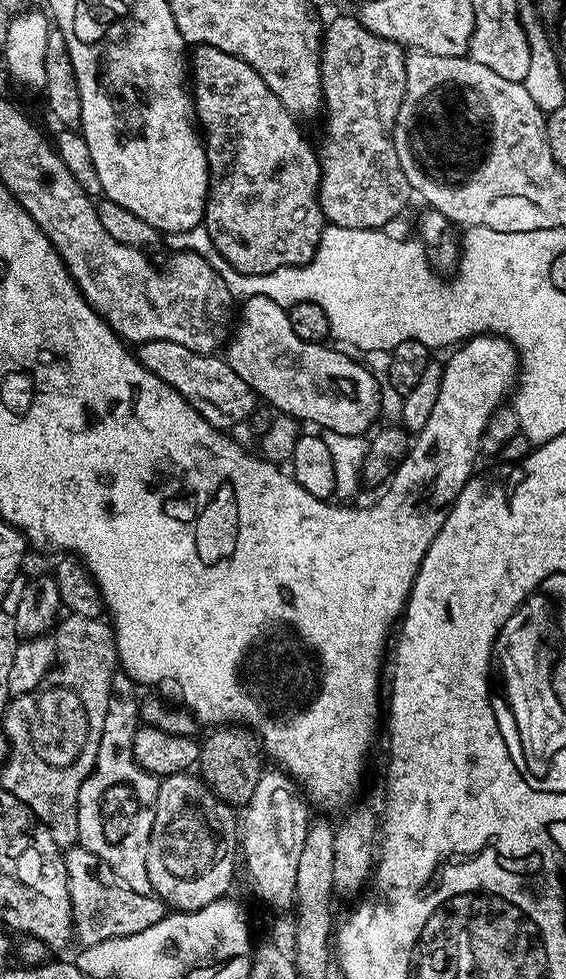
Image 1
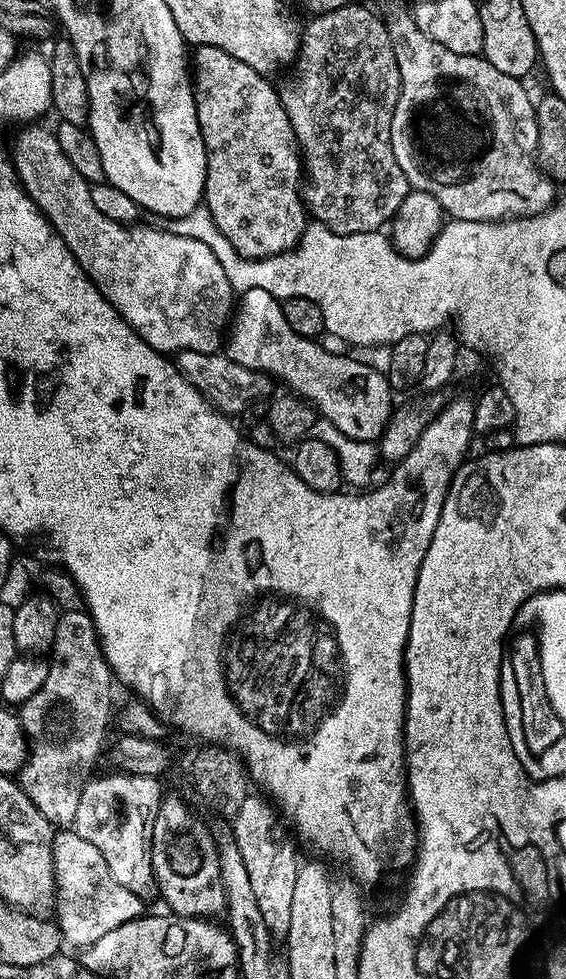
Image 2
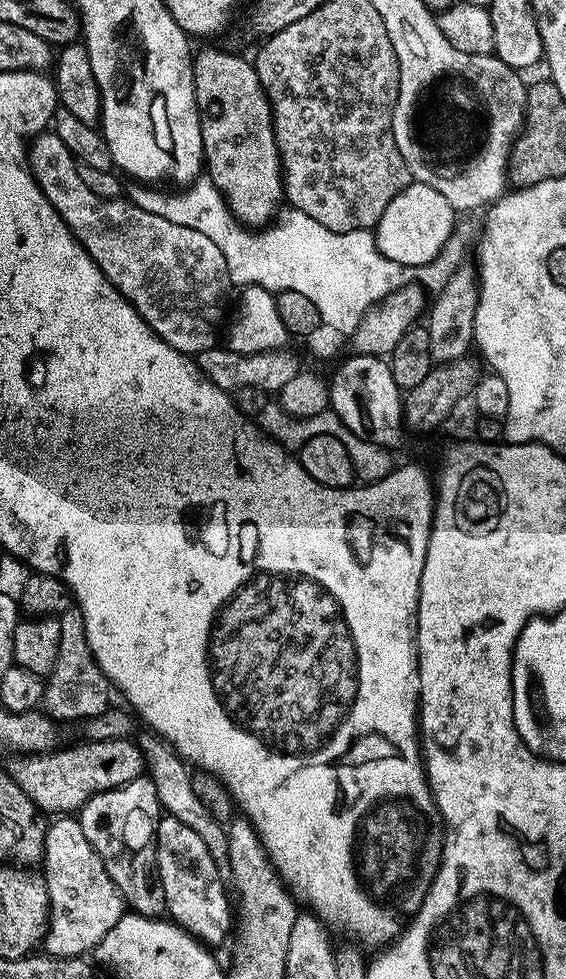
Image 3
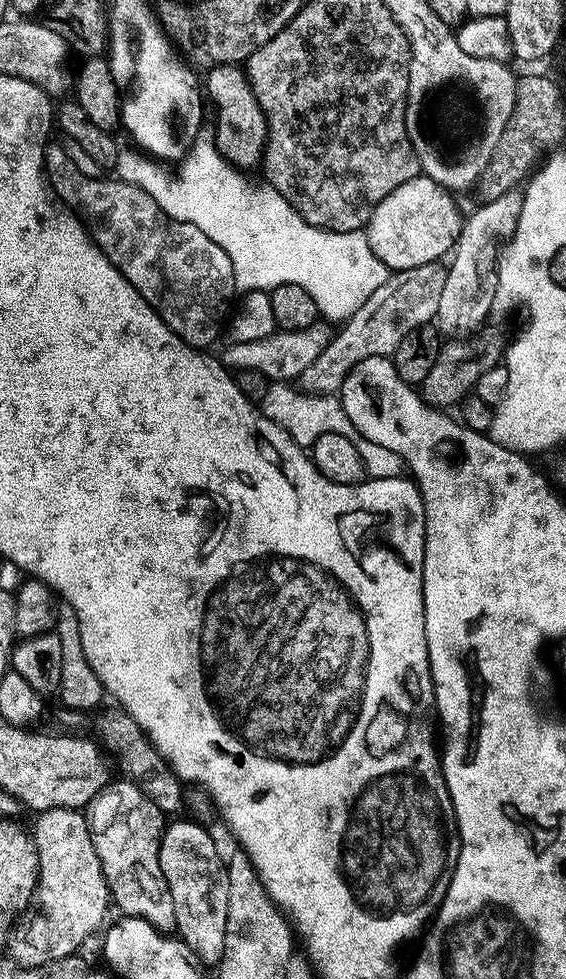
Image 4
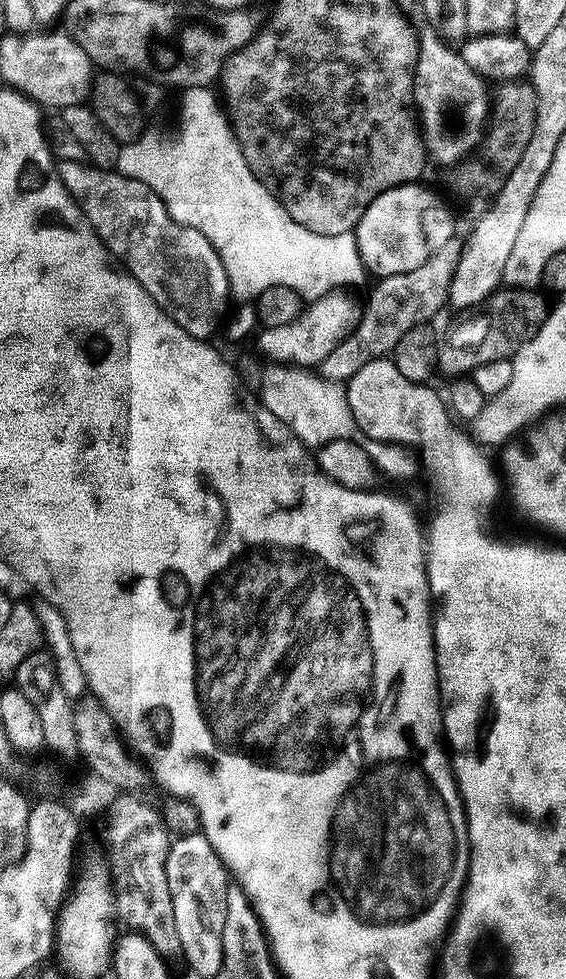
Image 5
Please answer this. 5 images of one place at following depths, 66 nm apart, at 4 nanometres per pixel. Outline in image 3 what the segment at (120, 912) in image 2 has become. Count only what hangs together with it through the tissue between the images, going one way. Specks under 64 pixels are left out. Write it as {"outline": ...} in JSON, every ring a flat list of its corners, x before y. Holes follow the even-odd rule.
{"outline":[[64,814,44,839,42,871,48,883,50,915,48,928,56,931,56,942,49,953,61,958,80,958,91,953,107,932,126,914,124,896,114,886,102,858,90,846,82,826,71,815]]}

